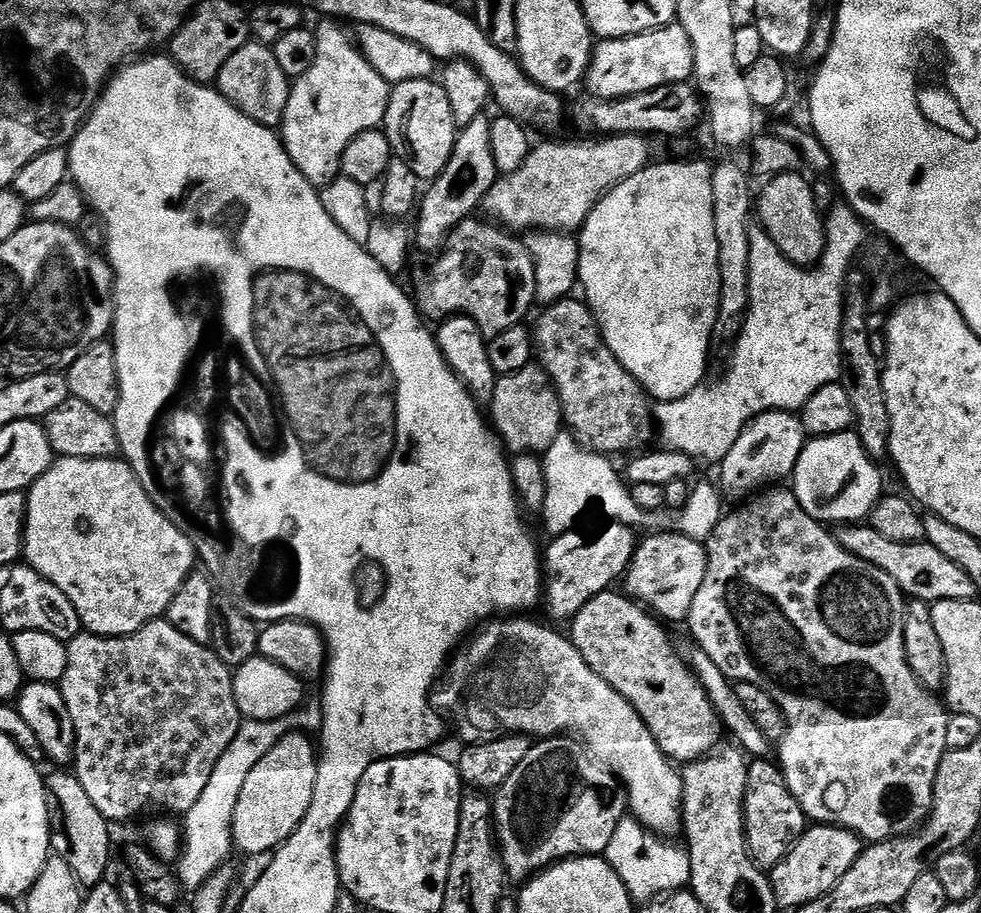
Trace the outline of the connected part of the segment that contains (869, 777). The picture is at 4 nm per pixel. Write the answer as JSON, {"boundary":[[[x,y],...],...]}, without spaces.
{"boundary":[[[784,486],[761,491],[748,500],[749,504],[734,509],[729,516],[728,513],[721,515],[718,526],[708,535],[706,541],[706,578],[702,578],[698,594],[694,594],[694,606],[690,606],[686,628],[692,631],[692,636],[696,639],[693,640],[695,647],[704,651],[710,662],[714,662],[714,666],[718,666],[718,670],[722,670],[728,680],[736,684],[750,682],[766,690],[766,694],[770,694],[770,698],[778,702],[784,715],[784,736],[778,742],[778,763],[790,794],[794,794],[798,806],[802,806],[809,821],[845,828],[860,837],[861,841],[874,844],[907,836],[928,819],[928,812],[932,808],[934,778],[945,752],[949,751],[946,746],[946,722],[949,713],[945,705],[927,688],[921,686],[918,678],[914,678],[914,670],[910,670],[906,662],[906,650],[902,642],[906,597],[894,578],[890,578],[890,574],[882,574],[878,566],[870,566],[870,562],[854,558],[854,554],[847,552],[823,523],[815,520],[799,505],[792,490],[782,487]]]}

